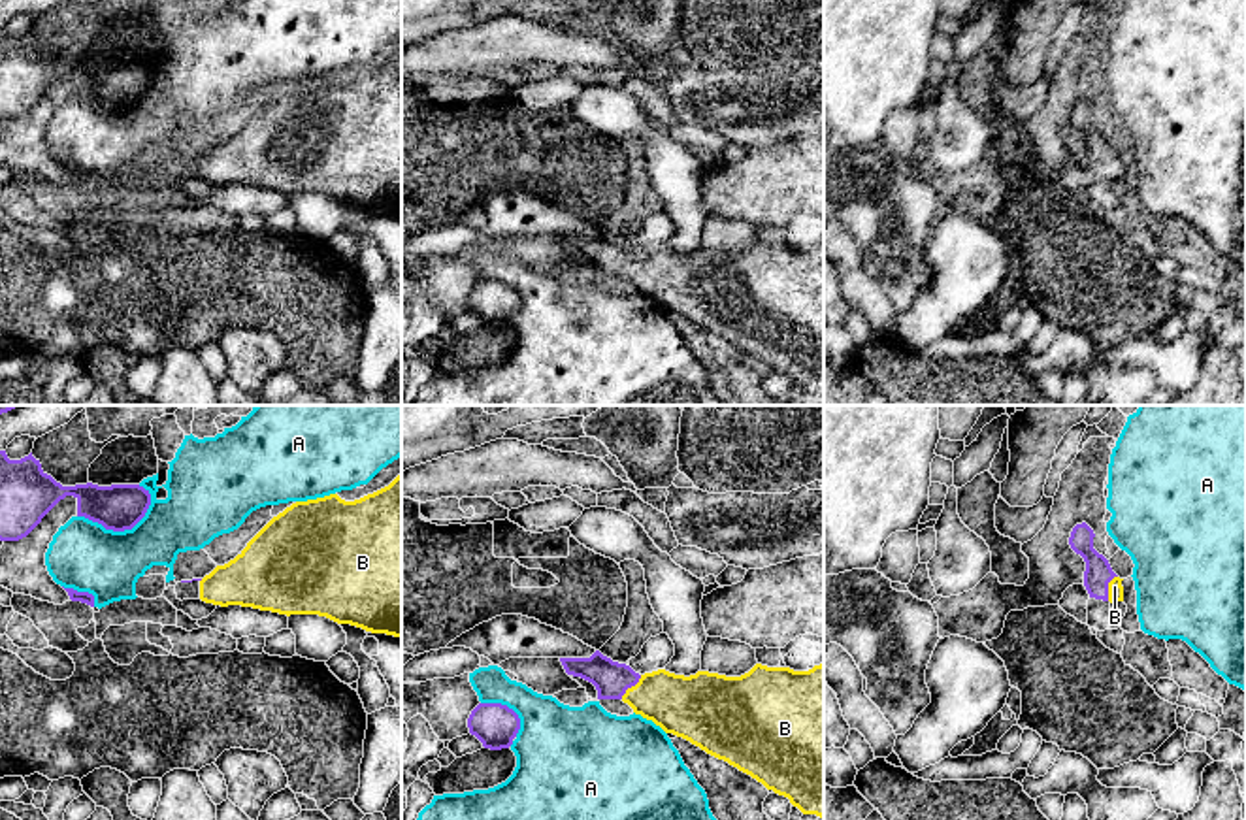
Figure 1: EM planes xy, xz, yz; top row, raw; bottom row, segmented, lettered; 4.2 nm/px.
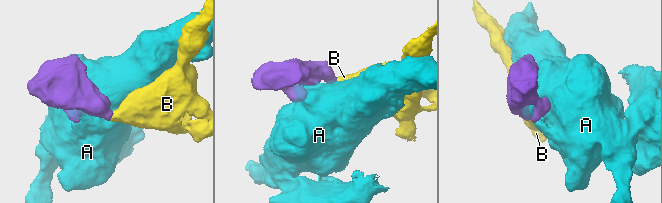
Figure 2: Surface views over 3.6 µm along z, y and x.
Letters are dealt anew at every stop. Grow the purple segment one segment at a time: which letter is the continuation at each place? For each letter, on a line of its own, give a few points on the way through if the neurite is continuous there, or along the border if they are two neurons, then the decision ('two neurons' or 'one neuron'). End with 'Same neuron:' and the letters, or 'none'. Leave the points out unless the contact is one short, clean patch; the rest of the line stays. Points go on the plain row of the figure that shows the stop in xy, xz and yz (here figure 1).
A: two neurons
B: across xz (611, 257), (630, 264), (683, 283) | one neuron
Same neuron: B

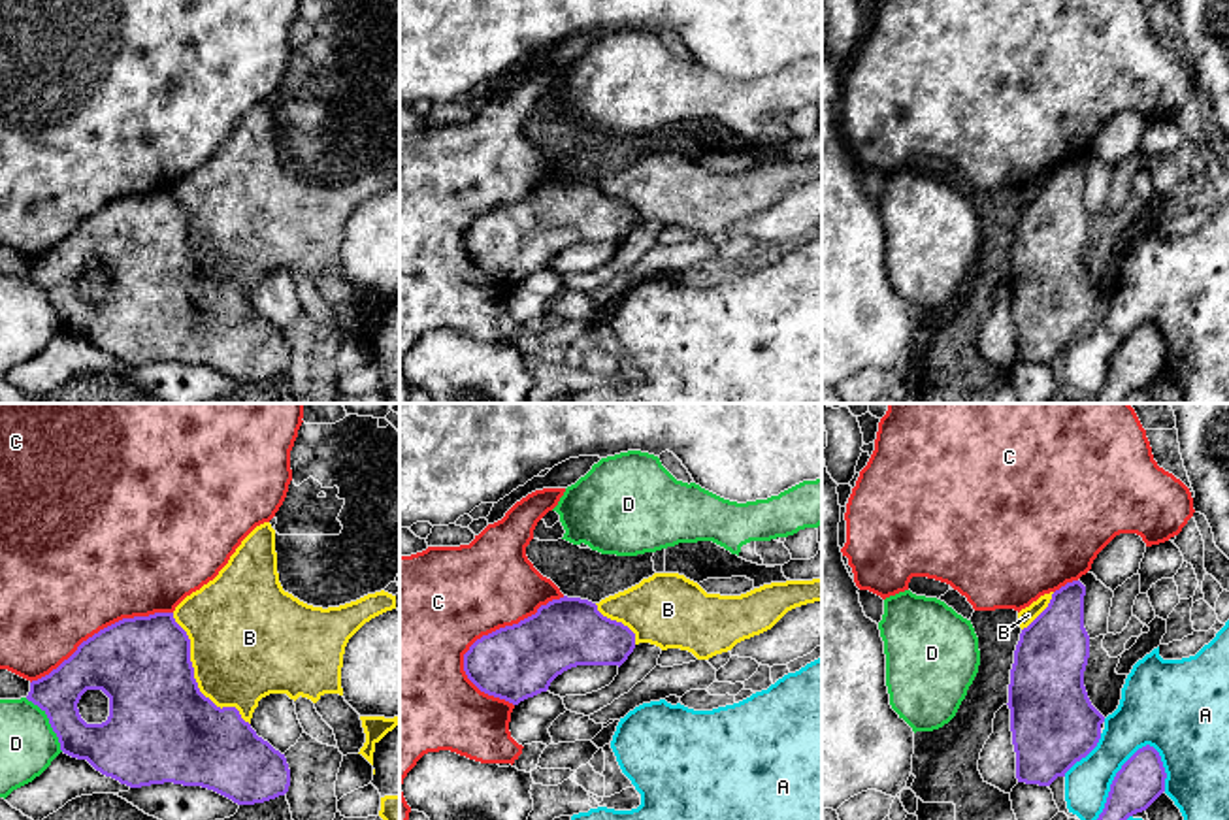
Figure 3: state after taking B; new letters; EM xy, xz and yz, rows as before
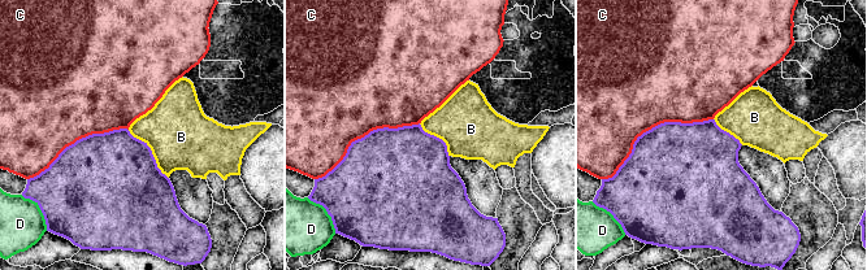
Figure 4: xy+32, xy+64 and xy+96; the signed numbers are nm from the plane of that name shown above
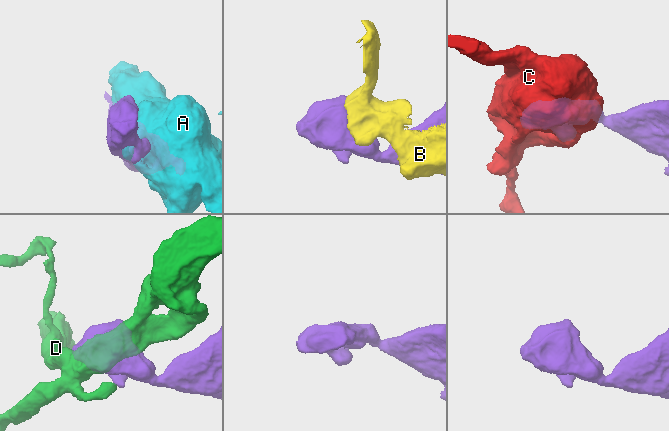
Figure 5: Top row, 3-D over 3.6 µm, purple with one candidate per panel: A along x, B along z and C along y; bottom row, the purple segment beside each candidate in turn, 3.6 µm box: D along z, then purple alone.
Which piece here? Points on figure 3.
A: two neurons
B: two neurons
C: two neurons
D: two neurons
Same neuron: none

